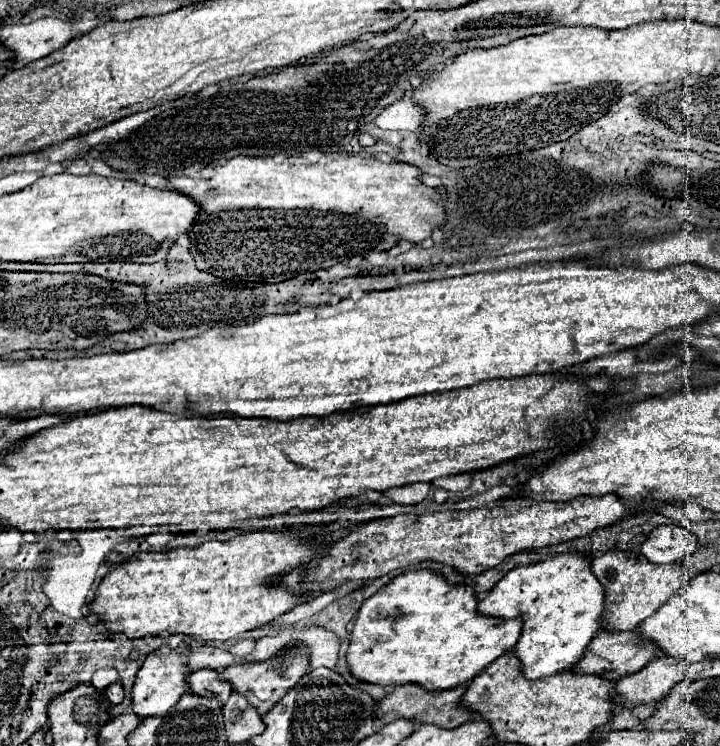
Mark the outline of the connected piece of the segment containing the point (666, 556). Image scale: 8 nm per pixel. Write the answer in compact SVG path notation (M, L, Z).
M668 524L654 528L640 550L654 564L670 564L684 560L696 548L698 540L690 530L676 524Z

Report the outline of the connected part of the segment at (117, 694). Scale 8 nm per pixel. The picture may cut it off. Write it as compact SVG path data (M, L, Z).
M116 682L116 684L112 684L112 686L108 686L106 690L104 690L104 696L108 698L108 702L114 706L114 704L120 704L122 700L124 700L124 690L122 690L122 684L120 682Z

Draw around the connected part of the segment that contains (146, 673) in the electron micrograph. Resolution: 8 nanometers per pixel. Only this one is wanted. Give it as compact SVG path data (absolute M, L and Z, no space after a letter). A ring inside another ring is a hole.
M182 644L176 650L162 646L146 658L146 662L142 664L142 668L136 674L134 688L132 688L132 712L140 720L152 718L152 716L164 716L180 700L180 696L188 692L188 682L186 682L188 670L184 664L184 660L188 660L188 656L190 656L190 648Z

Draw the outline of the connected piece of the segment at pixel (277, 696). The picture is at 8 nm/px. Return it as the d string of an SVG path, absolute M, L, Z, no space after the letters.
M300 648L296 654L290 654L290 656L284 654L284 656L276 658L274 662L260 662L260 664L246 662L246 664L228 666L220 672L220 680L228 682L232 686L232 690L238 692L238 694L248 694L250 692L256 698L256 702L250 704L250 706L254 706L256 712L260 716L264 716L266 712L270 712L284 698L284 694L288 690L292 690L298 684L298 680L306 672L308 672L308 654L306 654L306 648Z

